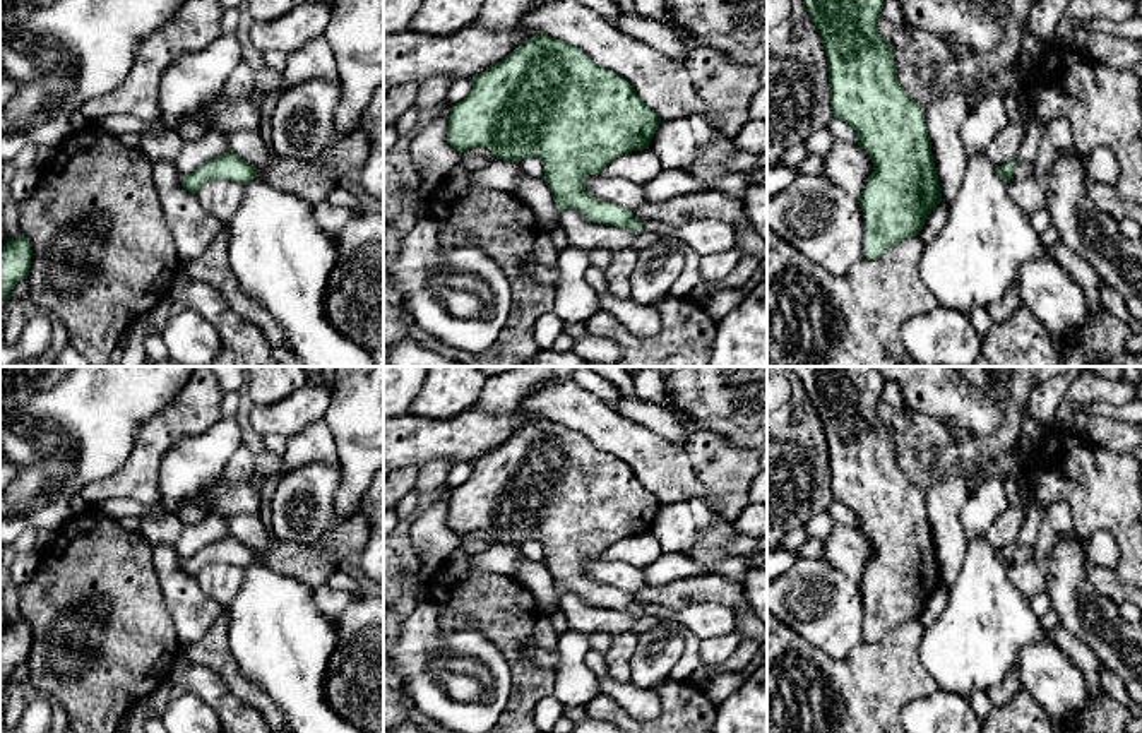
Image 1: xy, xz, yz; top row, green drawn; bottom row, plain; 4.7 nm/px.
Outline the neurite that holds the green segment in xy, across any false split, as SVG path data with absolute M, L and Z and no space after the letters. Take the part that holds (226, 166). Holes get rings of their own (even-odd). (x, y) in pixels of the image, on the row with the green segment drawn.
M229 151L207 161L190 175L180 175L180 182L185 190L197 194L197 190L211 180L231 180L245 185L253 176L257 176L257 170Z

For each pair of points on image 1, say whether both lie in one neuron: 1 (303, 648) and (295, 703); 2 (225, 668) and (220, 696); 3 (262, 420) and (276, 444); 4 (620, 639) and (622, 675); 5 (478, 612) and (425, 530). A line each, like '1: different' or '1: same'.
1: same
2: different
3: different
4: same
5: different

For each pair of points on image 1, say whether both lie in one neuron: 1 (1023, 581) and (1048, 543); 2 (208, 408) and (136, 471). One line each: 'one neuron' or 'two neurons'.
1: one neuron
2: one neuron

